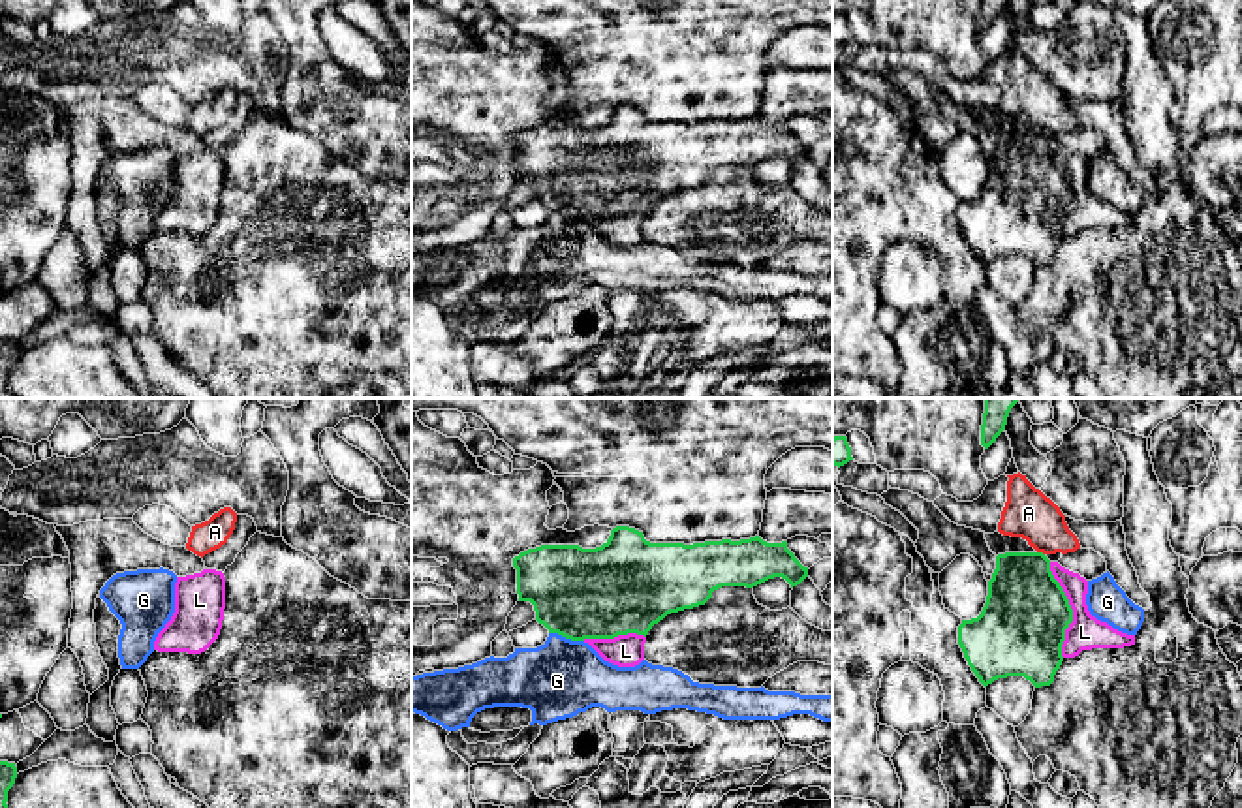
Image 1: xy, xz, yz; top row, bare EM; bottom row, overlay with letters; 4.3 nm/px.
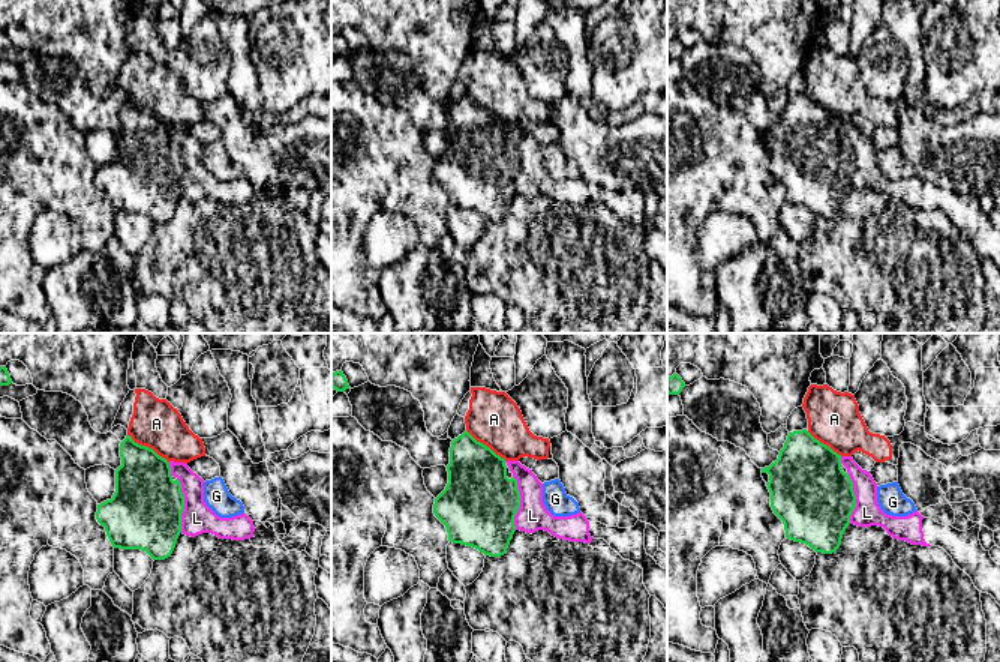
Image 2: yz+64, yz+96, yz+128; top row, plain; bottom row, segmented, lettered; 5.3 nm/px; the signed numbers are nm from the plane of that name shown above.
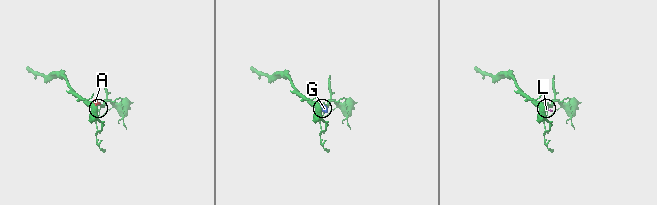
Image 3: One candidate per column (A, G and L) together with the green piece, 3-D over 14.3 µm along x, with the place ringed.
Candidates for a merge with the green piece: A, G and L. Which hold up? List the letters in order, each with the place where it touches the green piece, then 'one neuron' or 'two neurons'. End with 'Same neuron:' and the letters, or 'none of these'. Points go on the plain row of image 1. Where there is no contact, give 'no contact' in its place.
A: contact yz (1041, 132); two neurons
G: contact xz (566, 217); two neurons
L: contact yz (1071, 188); one neuron
Same neuron: L

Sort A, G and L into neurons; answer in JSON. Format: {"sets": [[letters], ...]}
{"sets": [["A"], ["G"], ["L"]]}

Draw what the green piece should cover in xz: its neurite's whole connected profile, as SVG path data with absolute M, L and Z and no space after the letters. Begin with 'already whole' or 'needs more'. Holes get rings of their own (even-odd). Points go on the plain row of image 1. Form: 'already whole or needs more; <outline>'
needs more; M616 105L596 128L541 124L513 137L519 180L530 180L536 199L549 212L588 222L605 241L635 246L644 239L646 214L671 192L705 184L722 165L753 167L782 156L791 167L808 156L787 120L767 122L759 115L740 120L650 122L643 111Z

